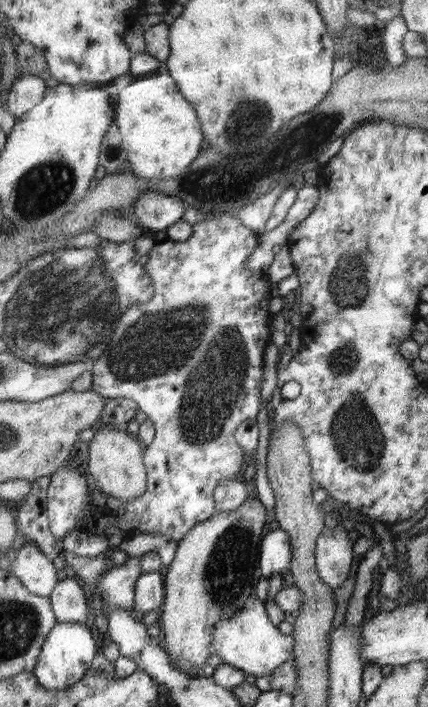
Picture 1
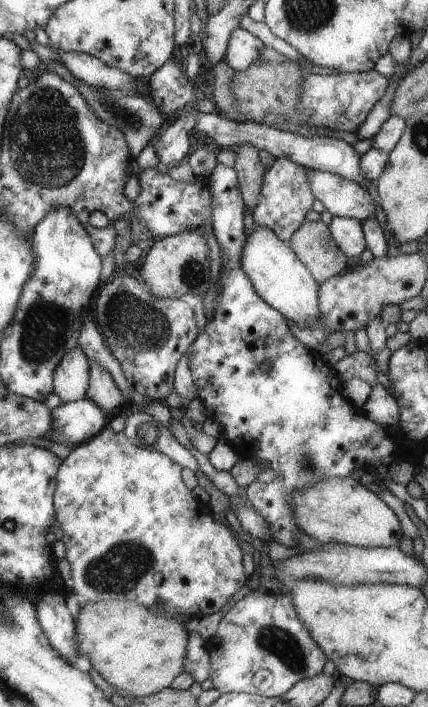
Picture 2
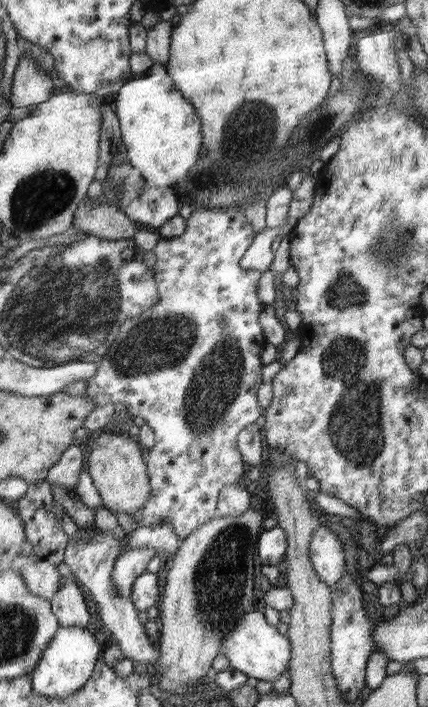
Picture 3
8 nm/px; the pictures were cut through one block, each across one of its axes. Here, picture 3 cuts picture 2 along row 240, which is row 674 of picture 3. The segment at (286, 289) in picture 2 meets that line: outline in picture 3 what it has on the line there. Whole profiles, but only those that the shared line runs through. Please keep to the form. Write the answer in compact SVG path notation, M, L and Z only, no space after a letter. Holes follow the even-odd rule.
M261 606L247 612L237 626L222 641L222 655L230 662L230 667L239 670L258 681L275 682L288 671L292 659L292 644L282 636L275 626L270 626L262 614Z

